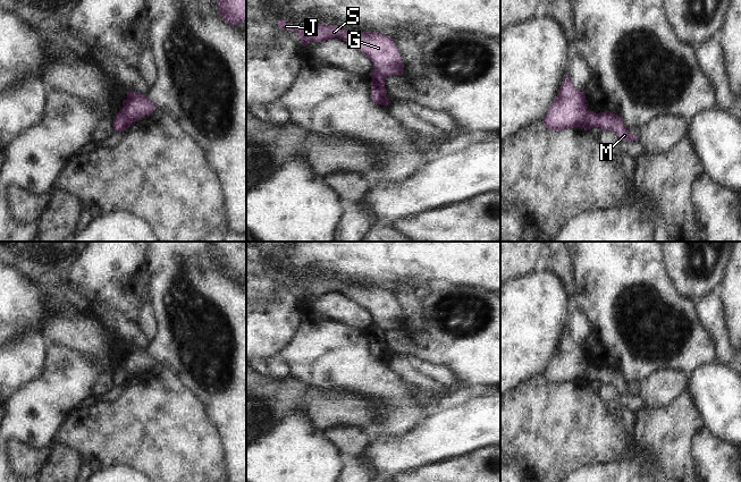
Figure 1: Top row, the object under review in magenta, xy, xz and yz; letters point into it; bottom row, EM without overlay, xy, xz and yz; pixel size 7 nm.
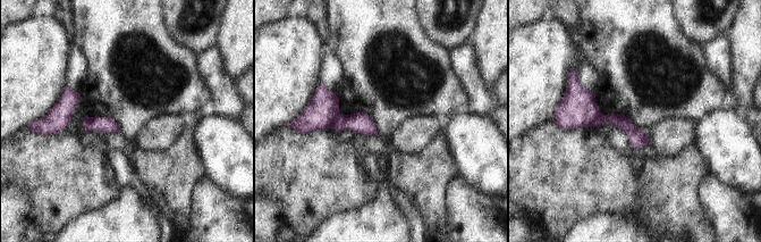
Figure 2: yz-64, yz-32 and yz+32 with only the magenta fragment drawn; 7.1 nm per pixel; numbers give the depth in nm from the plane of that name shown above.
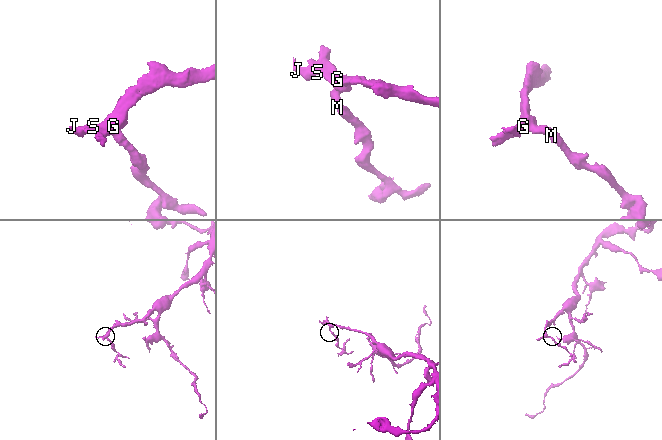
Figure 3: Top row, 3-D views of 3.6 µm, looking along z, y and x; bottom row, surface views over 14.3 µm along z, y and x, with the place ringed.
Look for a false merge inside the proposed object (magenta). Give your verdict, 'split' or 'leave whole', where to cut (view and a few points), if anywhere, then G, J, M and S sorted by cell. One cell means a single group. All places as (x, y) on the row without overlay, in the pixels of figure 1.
split; cut in yz along (589, 365), (581, 380); G J S / M

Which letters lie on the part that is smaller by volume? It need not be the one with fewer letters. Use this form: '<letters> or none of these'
M

